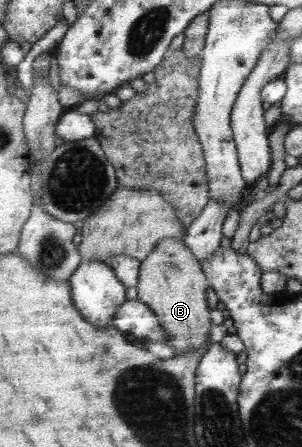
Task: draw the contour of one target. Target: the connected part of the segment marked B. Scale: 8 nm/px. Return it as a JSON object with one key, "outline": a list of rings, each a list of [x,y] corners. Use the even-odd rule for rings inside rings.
{"outline":[[[181,239],[161,240],[152,253],[139,262],[136,289],[137,300],[160,322],[168,337],[168,347],[172,347],[175,355],[200,349],[210,331],[208,305],[204,299],[206,283],[199,261]]]}

